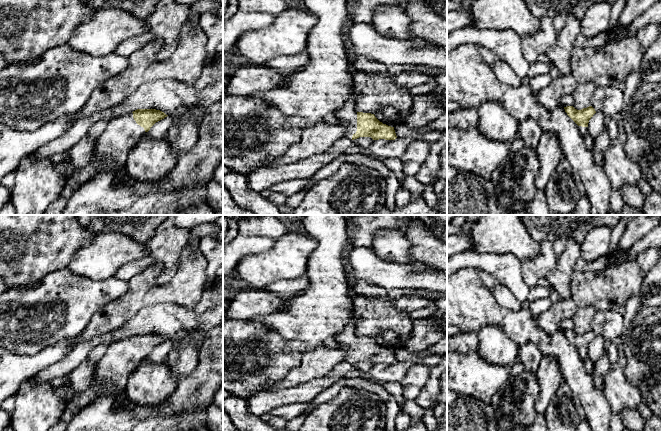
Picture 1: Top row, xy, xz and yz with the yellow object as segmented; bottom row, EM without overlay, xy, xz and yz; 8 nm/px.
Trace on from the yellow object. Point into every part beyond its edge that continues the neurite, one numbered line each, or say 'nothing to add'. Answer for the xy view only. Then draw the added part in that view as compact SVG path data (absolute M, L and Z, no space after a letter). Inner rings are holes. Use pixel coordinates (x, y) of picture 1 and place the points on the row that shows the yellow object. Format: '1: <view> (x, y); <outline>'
1: xy (121, 133); M128 112L107 123L106 129L97 138L91 162L94 165L113 161L126 163L129 151L146 132Z

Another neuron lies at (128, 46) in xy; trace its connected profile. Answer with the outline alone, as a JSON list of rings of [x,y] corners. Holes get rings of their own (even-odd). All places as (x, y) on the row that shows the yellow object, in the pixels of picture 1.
[[[147,32],[139,36],[125,39],[118,45],[114,53],[122,57],[128,58],[131,54],[133,54],[138,49],[142,48],[144,45],[146,45],[153,39],[153,35]]]

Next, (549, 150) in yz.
[[[543,132],[536,146],[540,168],[536,177],[538,191],[544,191],[548,182],[556,176],[559,162],[565,158],[560,136],[554,132]]]

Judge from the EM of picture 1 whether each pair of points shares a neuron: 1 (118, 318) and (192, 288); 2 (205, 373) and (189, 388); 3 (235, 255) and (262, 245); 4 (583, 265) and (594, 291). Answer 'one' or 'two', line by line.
1: one
2: one
3: one
4: two

